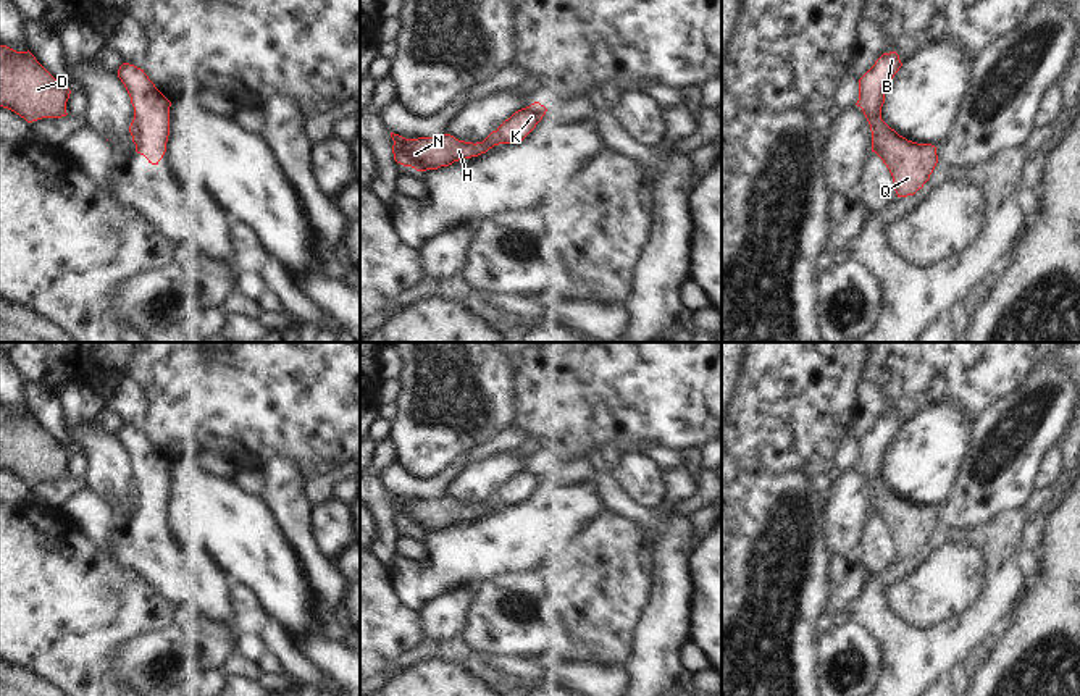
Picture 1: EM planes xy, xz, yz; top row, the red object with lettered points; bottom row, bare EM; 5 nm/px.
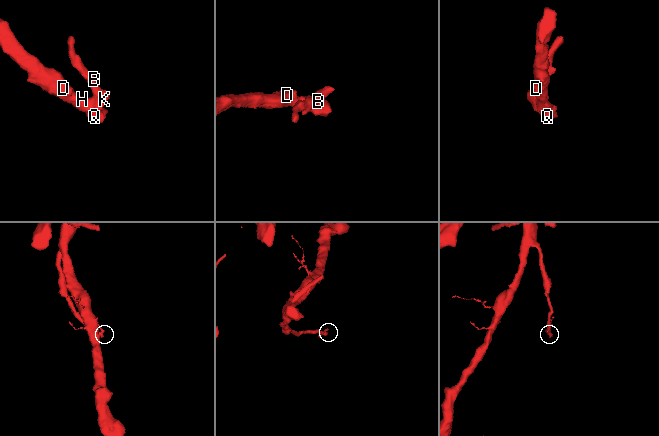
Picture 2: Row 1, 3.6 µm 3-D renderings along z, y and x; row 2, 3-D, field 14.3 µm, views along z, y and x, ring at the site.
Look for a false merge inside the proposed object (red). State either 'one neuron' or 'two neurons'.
two neurons

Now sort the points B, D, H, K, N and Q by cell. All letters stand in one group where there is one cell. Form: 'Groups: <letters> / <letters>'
Groups: B K / D H N Q

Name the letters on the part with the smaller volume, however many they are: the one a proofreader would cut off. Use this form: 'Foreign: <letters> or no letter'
Foreign: B, K

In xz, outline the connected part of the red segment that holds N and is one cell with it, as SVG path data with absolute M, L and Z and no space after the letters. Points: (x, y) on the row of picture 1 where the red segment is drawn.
M492 131L483 142L458 140L450 134L439 137L405 139L391 132L394 140L394 160L404 166L412 166L417 171L437 170L449 166L454 161L478 157L486 153L494 145L502 144L497 131Z

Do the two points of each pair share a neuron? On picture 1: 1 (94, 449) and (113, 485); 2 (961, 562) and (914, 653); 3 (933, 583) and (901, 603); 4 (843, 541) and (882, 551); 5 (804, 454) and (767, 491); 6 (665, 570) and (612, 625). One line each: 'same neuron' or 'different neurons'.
1: same neuron
2: different neurons
3: same neuron
4: different neurons
5: different neurons
6: different neurons

